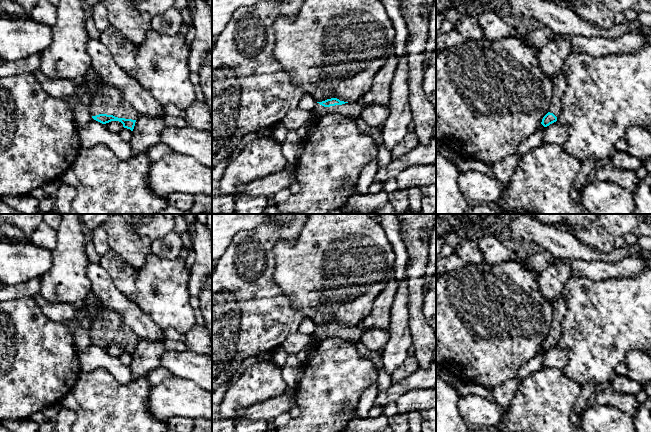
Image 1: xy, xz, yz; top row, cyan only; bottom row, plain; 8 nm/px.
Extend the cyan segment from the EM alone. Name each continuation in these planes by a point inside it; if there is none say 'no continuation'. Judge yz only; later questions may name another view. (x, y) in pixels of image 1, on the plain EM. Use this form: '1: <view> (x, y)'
1: yz (559, 304)

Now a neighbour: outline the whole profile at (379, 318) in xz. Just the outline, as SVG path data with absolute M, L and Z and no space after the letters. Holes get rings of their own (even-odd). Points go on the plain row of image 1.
M394 267L392 275L387 282L386 287L374 299L371 313L360 323L362 328L377 328L380 330L389 330L390 311L398 289L398 282L395 278Z

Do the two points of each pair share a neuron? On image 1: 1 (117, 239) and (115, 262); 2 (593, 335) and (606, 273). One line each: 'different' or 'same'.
1: different
2: different

